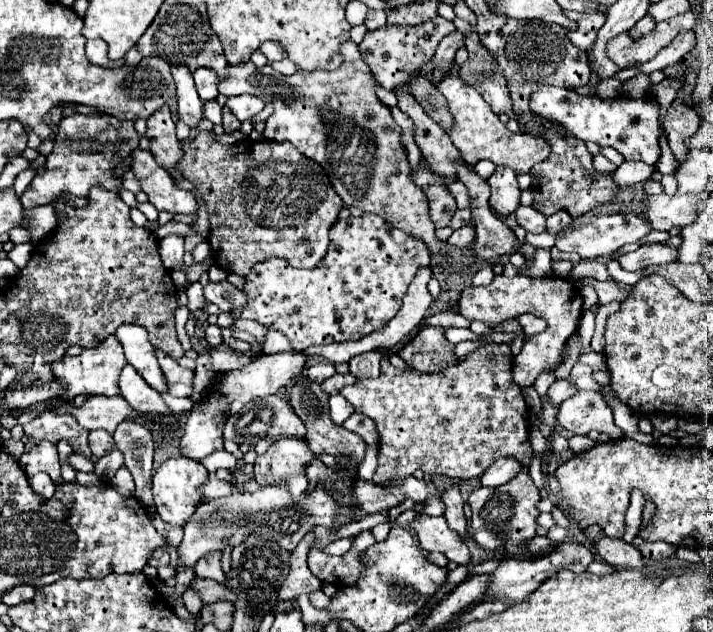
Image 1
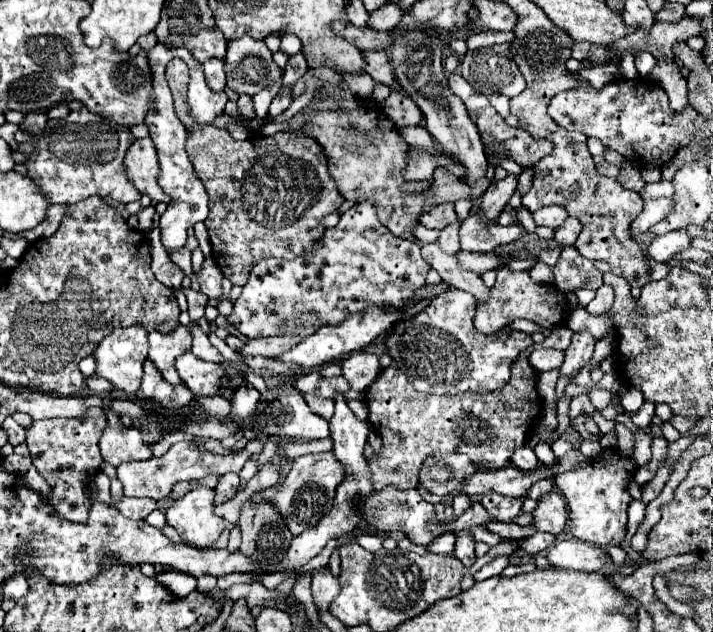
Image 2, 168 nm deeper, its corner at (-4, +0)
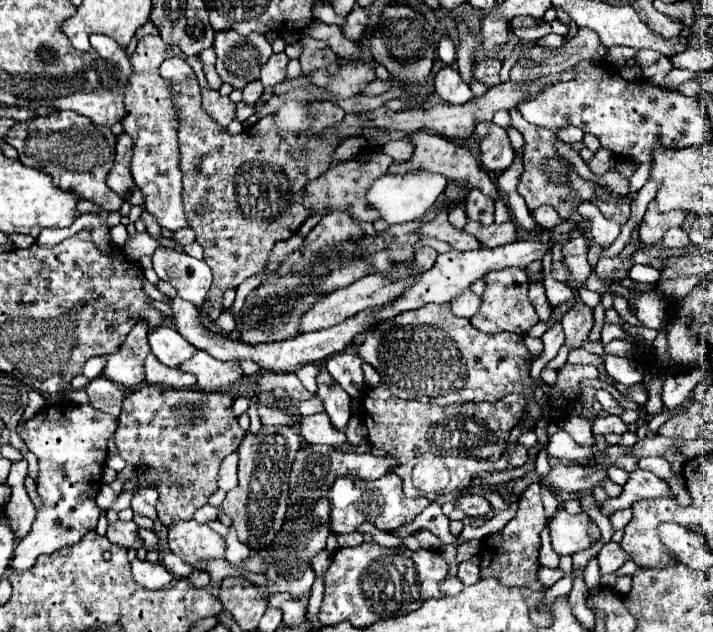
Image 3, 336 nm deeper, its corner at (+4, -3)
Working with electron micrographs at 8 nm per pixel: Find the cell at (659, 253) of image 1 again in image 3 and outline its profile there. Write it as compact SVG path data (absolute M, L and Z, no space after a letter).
M670 228L666 232L666 236L662 238L662 244L666 248L686 248L690 244L690 238L688 238L686 230L682 230L682 228Z

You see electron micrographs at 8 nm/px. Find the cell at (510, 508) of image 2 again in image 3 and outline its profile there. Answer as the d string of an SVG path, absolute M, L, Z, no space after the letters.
M464 494L456 500L456 508L460 508L466 516L480 516L488 514L492 506L480 494Z

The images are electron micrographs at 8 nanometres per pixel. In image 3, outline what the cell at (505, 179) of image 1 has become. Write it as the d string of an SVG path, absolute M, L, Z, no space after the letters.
M474 188L472 192L468 192L468 198L466 198L466 216L480 224L492 224L494 222L494 202Z

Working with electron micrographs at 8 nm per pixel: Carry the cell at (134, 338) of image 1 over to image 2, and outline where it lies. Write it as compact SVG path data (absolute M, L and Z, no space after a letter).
M180 325L180 329L172 331L170 335L162 335L160 331L150 331L148 341L150 341L148 359L156 365L156 369L162 373L162 377L170 385L180 385L180 377L176 373L174 359L190 349L190 345L192 345L190 331L182 325Z

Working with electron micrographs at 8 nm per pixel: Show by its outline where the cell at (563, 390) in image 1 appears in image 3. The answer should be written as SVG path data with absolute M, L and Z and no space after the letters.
M582 304L582 306L576 306L576 308L568 310L562 316L562 328L564 328L564 334L566 334L566 346L570 350L580 348L582 342L588 338L592 326L594 326L594 316L592 316L590 306Z

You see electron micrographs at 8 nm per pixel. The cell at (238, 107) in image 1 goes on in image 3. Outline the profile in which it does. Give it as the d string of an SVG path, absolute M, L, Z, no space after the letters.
M284 52L272 54L268 64L264 64L262 68L262 76L260 76L262 84L268 88L268 86L282 82L286 78L286 66L288 66L288 56Z

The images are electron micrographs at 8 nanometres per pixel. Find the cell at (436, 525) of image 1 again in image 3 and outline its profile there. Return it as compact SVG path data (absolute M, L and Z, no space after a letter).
M394 472L372 482L352 478L352 476L342 476L332 484L328 492L328 500L332 508L334 534L354 532L362 522L370 522L378 530L390 532L394 528L404 526L406 522L412 522L414 516L418 516L430 504L430 500L424 500L424 498L406 498L406 494L402 492L402 480Z

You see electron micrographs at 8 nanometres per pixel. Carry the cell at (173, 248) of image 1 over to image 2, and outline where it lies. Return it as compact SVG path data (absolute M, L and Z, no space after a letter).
M156 45L150 53L148 53L148 61L152 65L152 73L154 73L154 89L152 89L152 105L150 111L146 115L146 127L150 129L150 137L156 145L158 151L158 161L160 161L160 187L164 189L164 193L168 193L172 197L172 201L168 203L166 213L160 217L160 231L162 231L162 245L166 251L176 251L182 249L186 245L186 237L188 237L188 227L192 227L198 221L204 221L204 213L208 213L208 193L204 189L204 185L200 183L200 179L194 173L194 167L186 155L186 127L178 121L176 113L174 113L174 105L172 105L172 93L164 75L164 69L168 65L170 59L174 57L190 57L190 53L186 49L168 49L166 45Z

